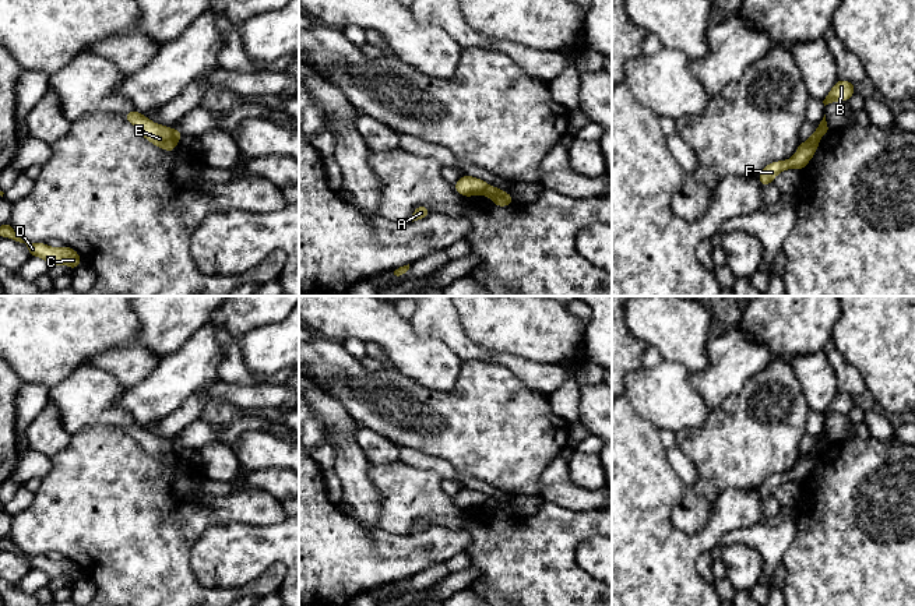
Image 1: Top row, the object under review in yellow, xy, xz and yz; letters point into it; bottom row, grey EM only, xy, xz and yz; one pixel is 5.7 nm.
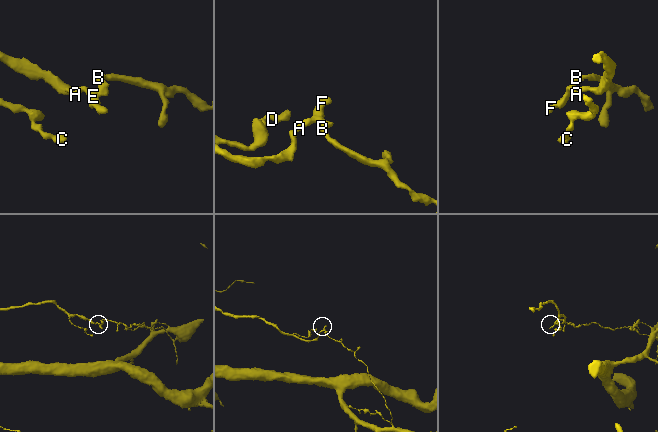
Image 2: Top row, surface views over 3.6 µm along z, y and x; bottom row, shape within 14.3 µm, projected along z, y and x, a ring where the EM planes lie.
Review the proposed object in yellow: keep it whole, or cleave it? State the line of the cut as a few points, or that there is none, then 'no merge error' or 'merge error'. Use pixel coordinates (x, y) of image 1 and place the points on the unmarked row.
cut xz (488, 497), (482, 506); merge error

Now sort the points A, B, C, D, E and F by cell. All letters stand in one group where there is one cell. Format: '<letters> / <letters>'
A C D E F / B

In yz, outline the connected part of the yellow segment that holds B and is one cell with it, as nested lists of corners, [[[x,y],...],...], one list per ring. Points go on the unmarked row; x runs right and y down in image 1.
[[[838,392],[835,398],[831,401],[826,412],[823,413],[824,419],[838,413],[849,413],[851,409],[855,406],[855,397]]]

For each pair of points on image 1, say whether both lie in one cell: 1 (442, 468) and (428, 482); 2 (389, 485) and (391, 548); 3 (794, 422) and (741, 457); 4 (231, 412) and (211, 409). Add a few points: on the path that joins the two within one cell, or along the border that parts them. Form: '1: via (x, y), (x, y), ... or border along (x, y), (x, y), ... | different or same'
1: border along (405, 462), (418, 468), (432, 469), (442, 478) | different
2: border along (379, 527), (393, 534), (410, 534) | different
3: via (781, 426), (771, 426), (753, 444) | same
4: via (227, 412), (215, 412) | same

